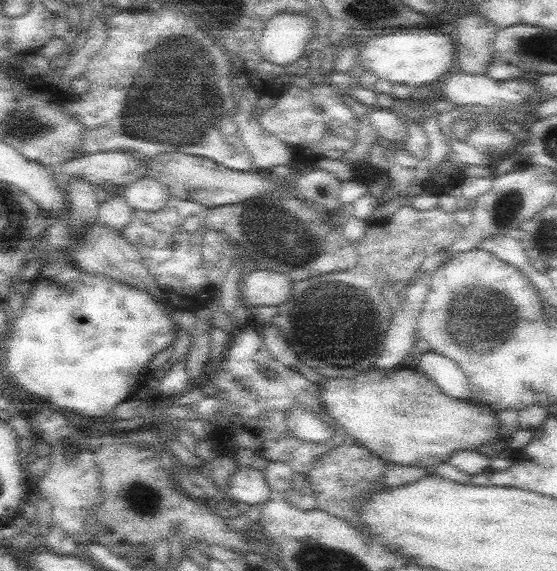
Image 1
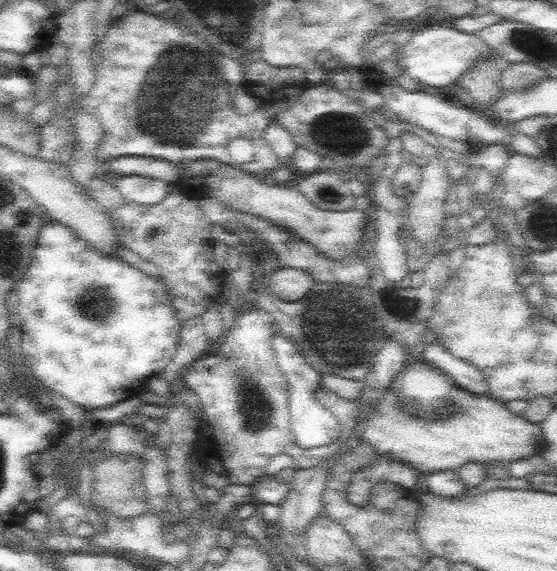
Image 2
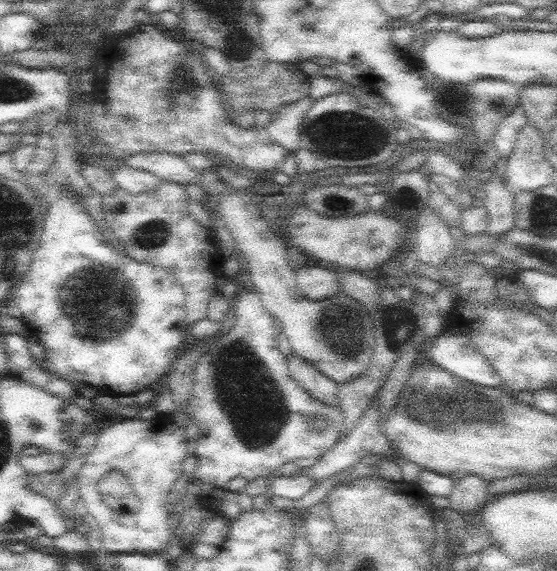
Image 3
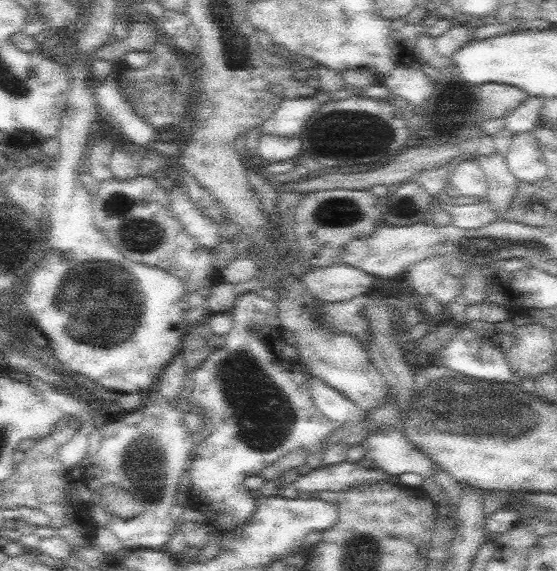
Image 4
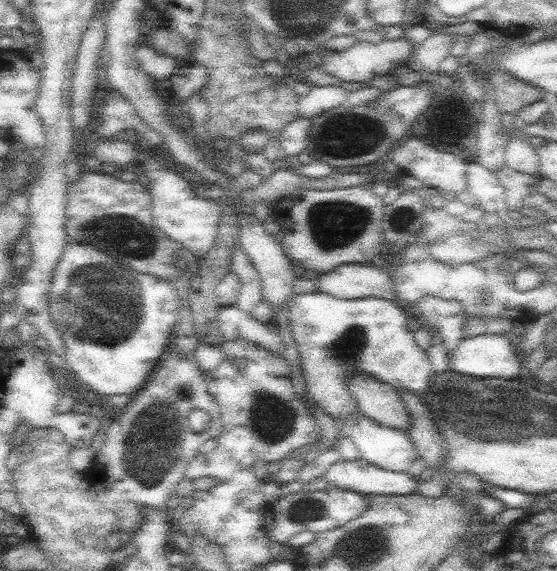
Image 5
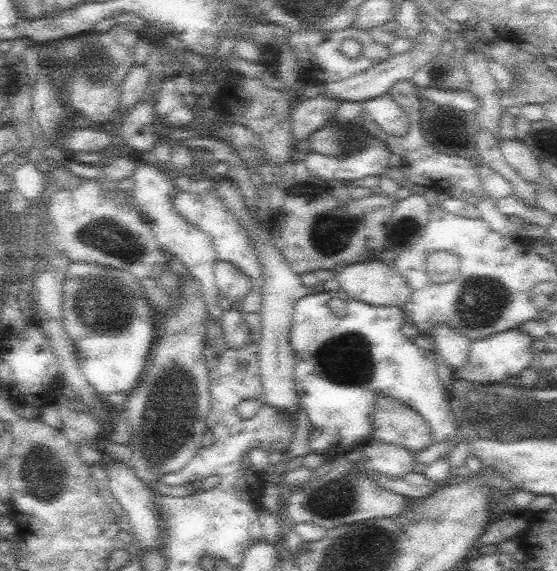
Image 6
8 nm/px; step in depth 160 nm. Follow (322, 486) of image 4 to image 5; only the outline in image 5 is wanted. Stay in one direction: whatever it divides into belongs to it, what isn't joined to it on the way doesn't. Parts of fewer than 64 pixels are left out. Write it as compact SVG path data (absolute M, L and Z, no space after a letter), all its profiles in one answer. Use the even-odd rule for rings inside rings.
M362 457L358 460L338 460L324 477L325 485L346 487L365 495L412 494L420 481L412 473L384 470Z

